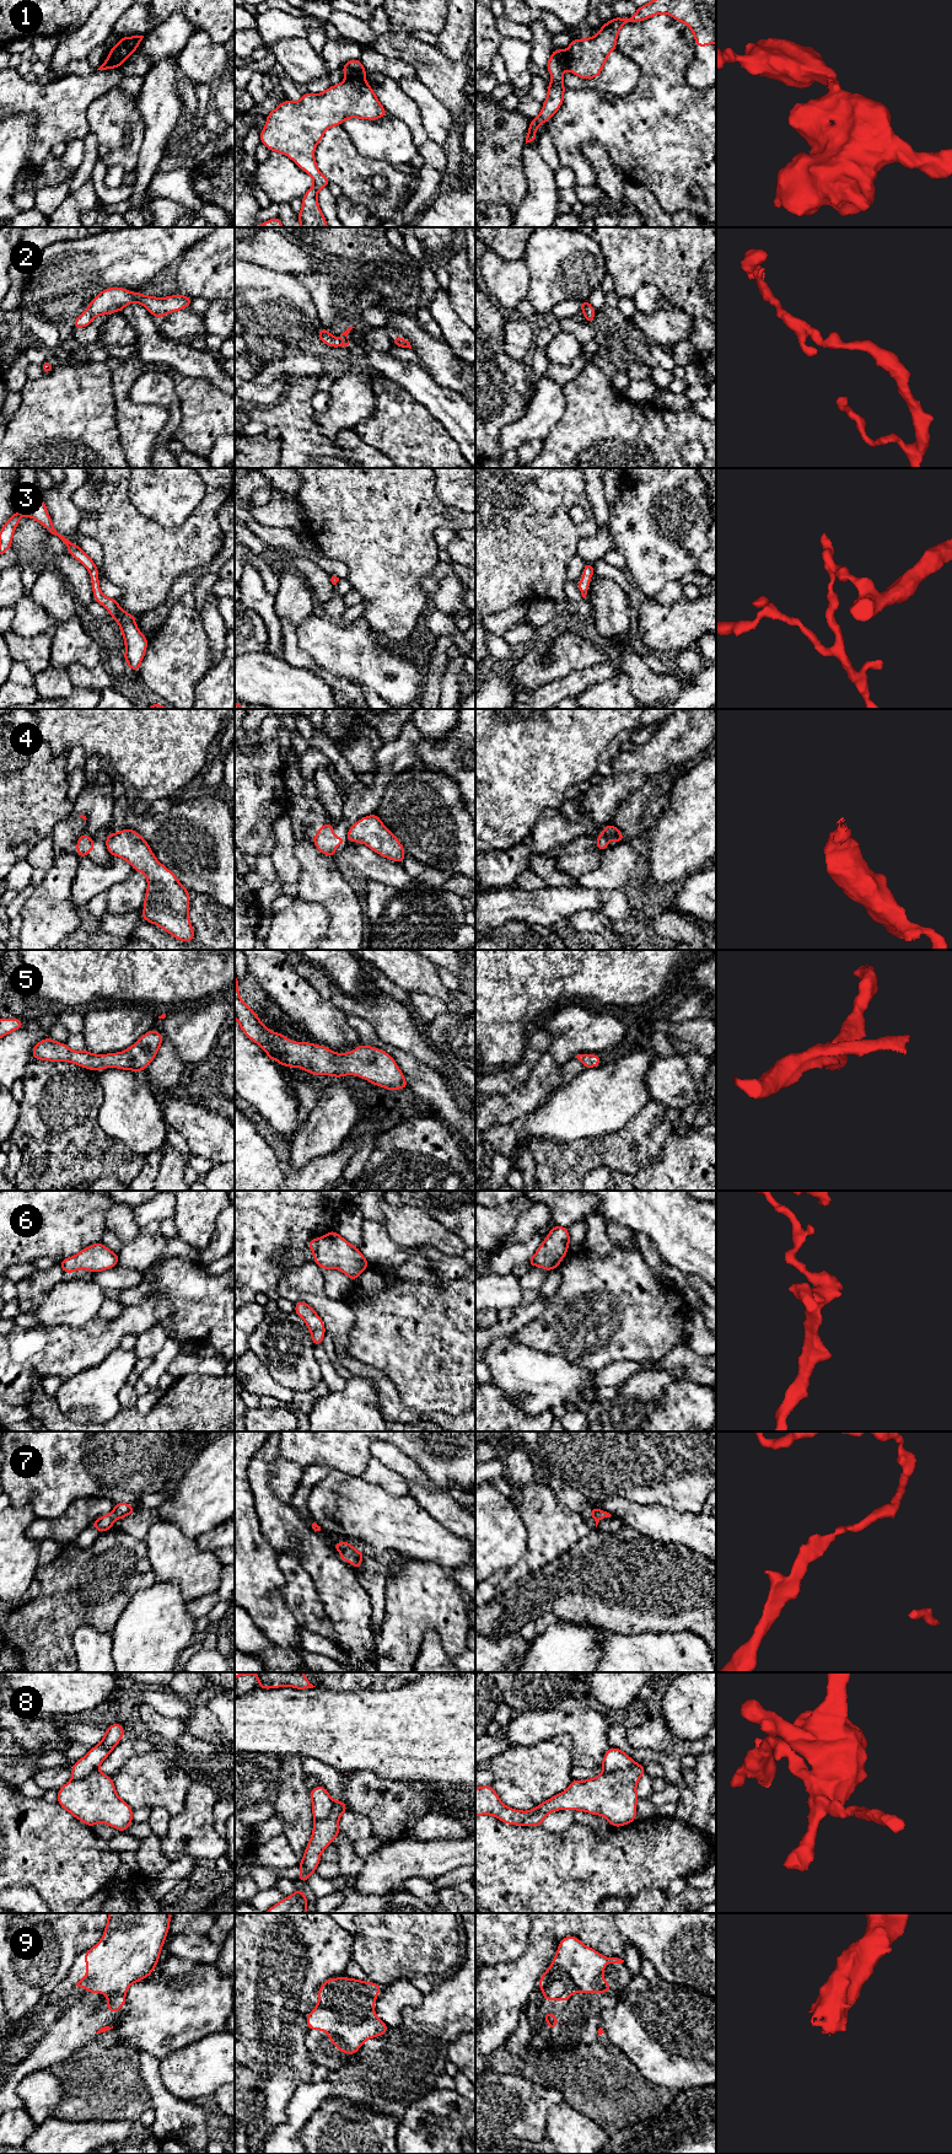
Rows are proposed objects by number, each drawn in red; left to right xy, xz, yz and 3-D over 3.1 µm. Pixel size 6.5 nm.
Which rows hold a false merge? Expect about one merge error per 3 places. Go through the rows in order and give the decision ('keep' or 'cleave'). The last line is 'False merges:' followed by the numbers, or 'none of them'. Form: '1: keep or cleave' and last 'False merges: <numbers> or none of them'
1: cleave
2: keep
3: keep
4: cleave
5: keep
6: keep
7: keep
8: cleave
9: keep
False merges: 1, 4, 8

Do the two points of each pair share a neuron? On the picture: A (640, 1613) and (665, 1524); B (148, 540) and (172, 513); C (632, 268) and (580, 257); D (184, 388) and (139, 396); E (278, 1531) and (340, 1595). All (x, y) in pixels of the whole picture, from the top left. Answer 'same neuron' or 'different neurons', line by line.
A: different neurons
B: different neurons
C: different neurons
D: different neurons
E: same neuron

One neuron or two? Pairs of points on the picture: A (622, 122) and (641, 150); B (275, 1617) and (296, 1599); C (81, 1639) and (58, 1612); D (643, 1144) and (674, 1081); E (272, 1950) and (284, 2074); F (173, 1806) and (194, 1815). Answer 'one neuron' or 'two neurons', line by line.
A: one neuron
B: two neurons
C: two neurons
D: two neurons
E: one neuron
F: two neurons

